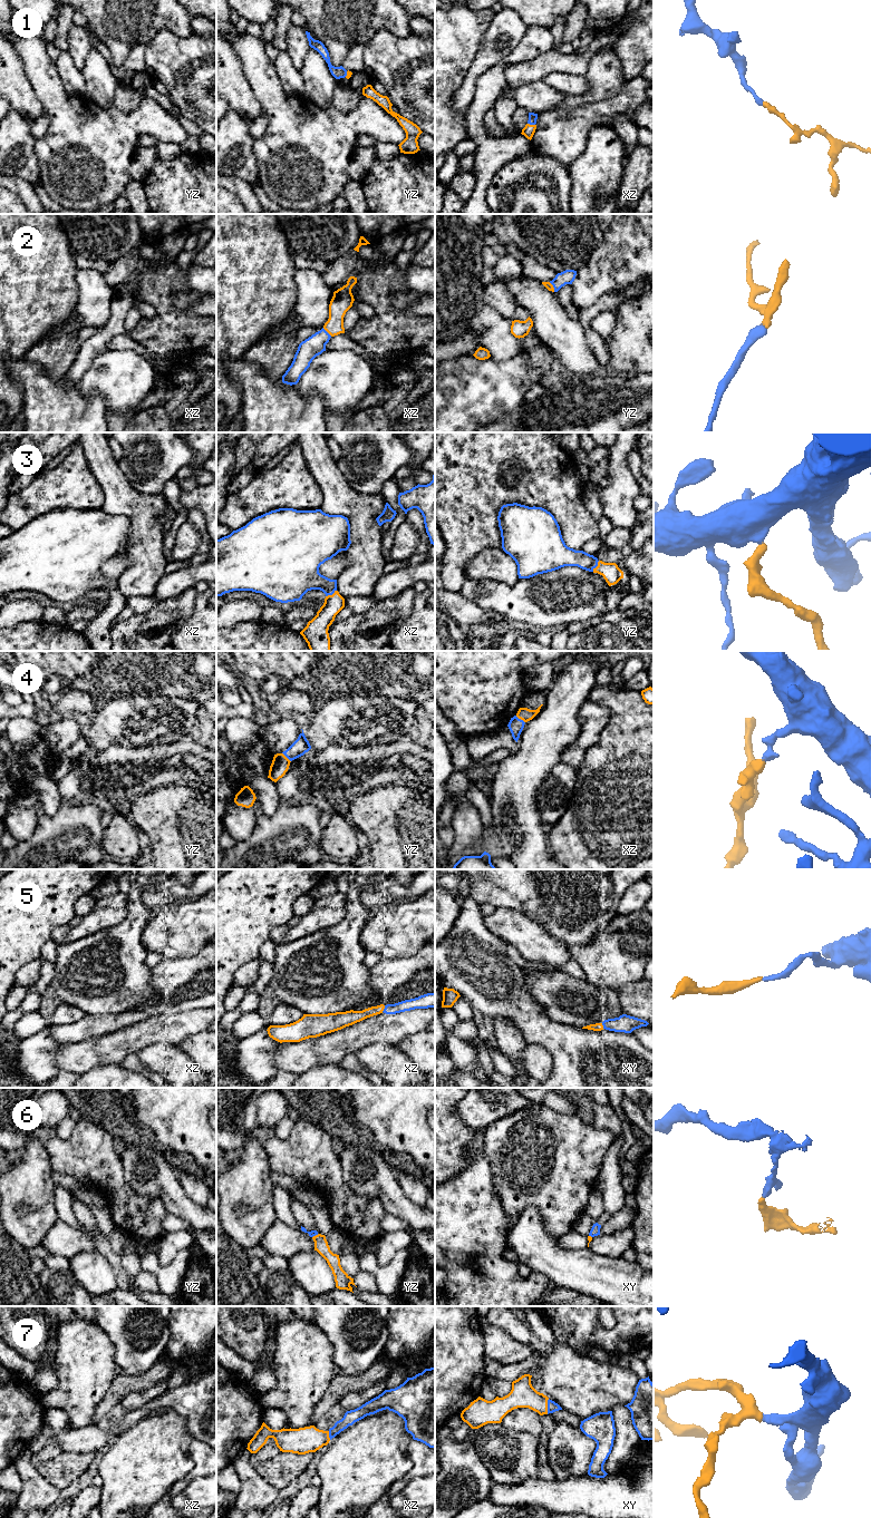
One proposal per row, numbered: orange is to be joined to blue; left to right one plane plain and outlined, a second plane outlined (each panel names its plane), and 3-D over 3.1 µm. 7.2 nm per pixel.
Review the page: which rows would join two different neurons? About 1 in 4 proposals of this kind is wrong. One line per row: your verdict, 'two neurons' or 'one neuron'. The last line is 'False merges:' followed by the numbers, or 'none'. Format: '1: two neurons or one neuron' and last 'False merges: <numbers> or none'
1: one neuron
2: one neuron
3: one neuron
4: two neurons
5: one neuron
6: one neuron
7: one neuron
False merges: 4

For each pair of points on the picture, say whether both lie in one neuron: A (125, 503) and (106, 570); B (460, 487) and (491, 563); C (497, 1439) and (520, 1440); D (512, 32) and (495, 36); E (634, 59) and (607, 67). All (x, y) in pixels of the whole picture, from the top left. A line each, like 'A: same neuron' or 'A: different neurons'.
A: different neurons
B: different neurons
C: same neuron
D: same neuron
E: different neurons

